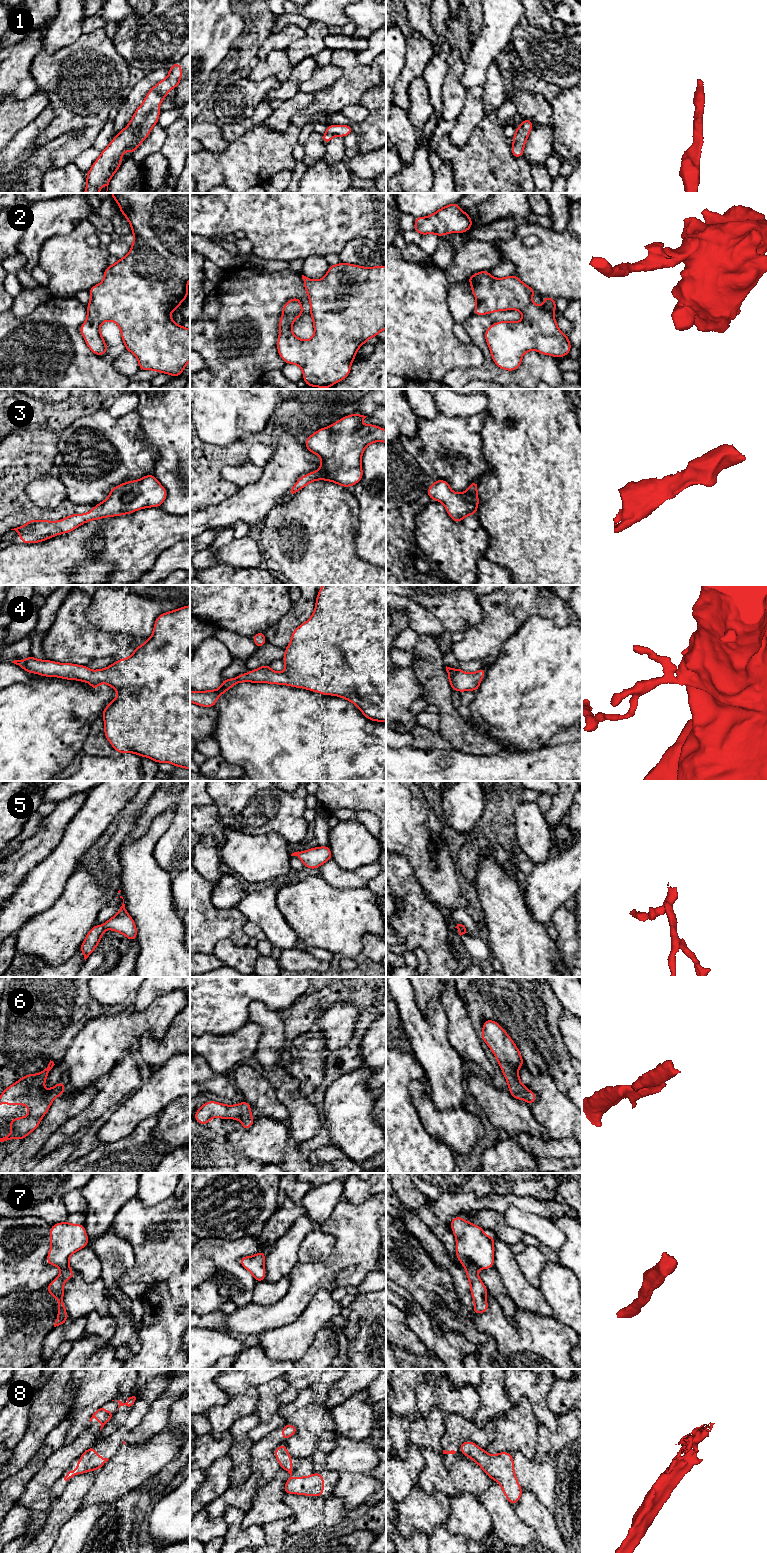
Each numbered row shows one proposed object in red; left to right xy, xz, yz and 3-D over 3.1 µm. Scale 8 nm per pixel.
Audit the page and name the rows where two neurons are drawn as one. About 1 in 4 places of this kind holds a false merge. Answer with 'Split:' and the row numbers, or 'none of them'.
Split: 8

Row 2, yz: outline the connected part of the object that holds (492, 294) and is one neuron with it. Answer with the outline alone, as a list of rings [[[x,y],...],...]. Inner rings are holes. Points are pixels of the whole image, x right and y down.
[[[480,271],[471,275],[467,281],[476,298],[473,315],[485,315],[496,311],[519,310],[523,315],[522,321],[496,322],[485,331],[485,339],[494,363],[500,368],[514,371],[521,365],[525,352],[537,350],[540,354],[553,357],[564,357],[570,353],[571,343],[567,335],[558,328],[554,318],[556,310],[555,299],[543,296],[544,303],[537,306],[532,302],[532,295],[537,292],[524,284],[516,275],[505,278],[493,278],[489,271]]]

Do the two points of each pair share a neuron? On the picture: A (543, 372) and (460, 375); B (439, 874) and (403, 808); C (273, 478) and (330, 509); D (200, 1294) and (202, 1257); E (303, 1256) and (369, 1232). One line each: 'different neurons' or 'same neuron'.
A: same neuron
B: same neuron
C: different neurons
D: different neurons
E: different neurons

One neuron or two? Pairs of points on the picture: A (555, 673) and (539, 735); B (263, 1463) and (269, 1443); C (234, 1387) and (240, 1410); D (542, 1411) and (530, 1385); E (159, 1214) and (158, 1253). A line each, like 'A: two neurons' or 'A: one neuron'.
A: one neuron
B: one neuron
C: two neurons
D: one neuron
E: one neuron

